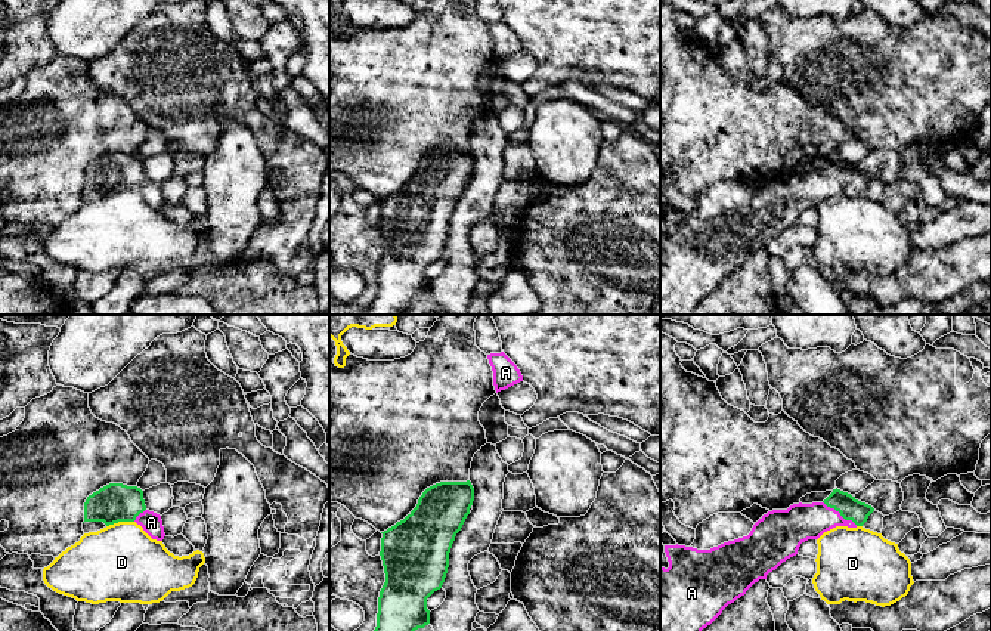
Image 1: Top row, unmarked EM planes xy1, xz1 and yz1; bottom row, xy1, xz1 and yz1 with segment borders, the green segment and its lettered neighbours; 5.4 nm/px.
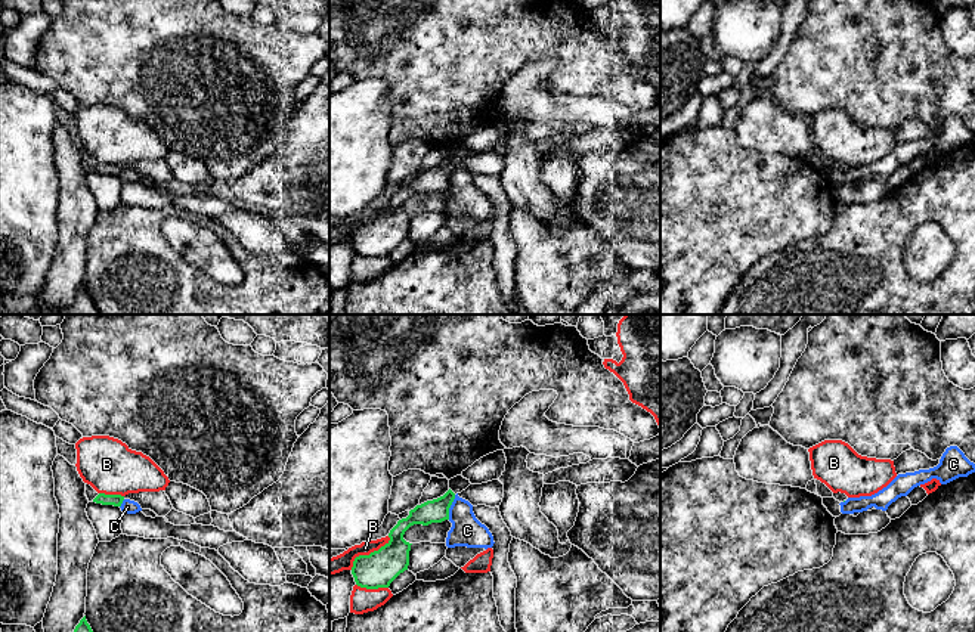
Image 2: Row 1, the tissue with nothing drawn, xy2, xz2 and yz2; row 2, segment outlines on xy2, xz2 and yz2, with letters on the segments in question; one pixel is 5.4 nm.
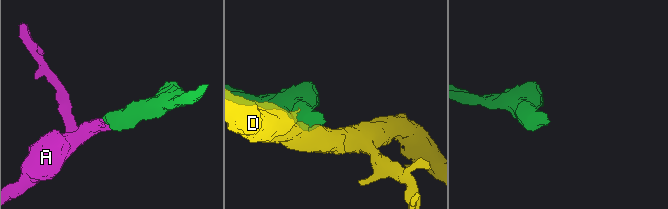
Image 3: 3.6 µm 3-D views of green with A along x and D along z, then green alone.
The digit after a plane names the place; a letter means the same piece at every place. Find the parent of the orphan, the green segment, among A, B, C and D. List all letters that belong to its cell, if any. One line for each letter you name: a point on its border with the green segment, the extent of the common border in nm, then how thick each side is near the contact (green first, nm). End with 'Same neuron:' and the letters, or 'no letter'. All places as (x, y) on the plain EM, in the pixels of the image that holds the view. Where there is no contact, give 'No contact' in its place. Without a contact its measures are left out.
A: Touches green at yz1 (841, 183). Shared border 240 nm. Thickness 120 nm (green) against 200 nm
Same neuron: A

